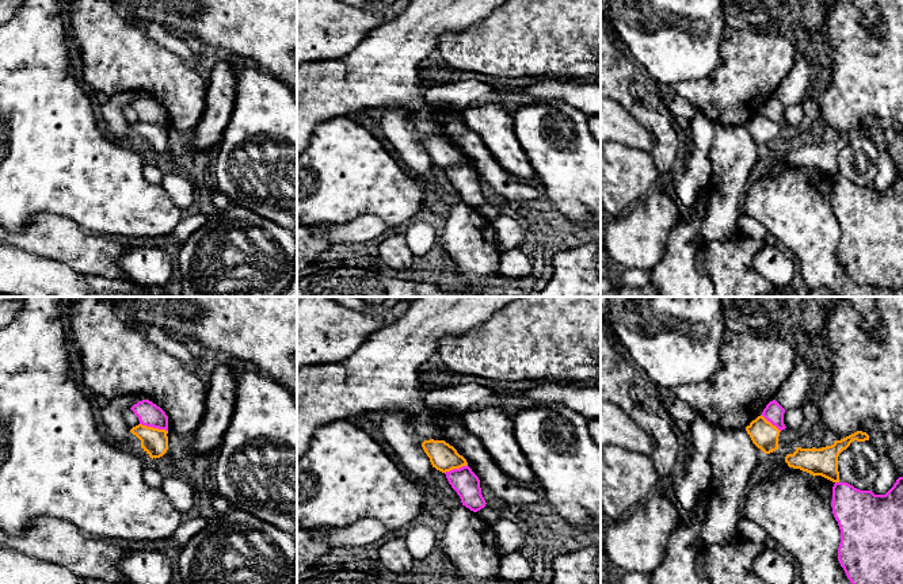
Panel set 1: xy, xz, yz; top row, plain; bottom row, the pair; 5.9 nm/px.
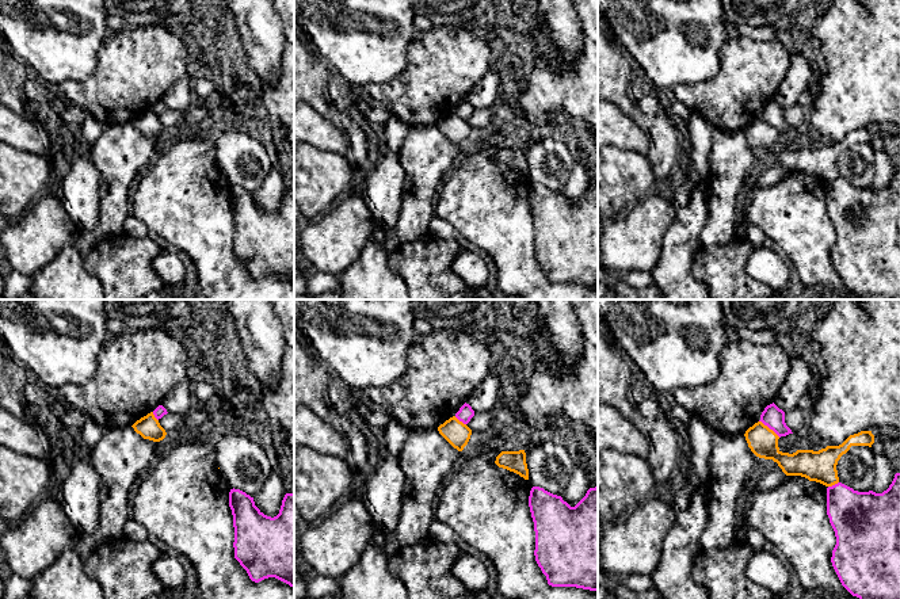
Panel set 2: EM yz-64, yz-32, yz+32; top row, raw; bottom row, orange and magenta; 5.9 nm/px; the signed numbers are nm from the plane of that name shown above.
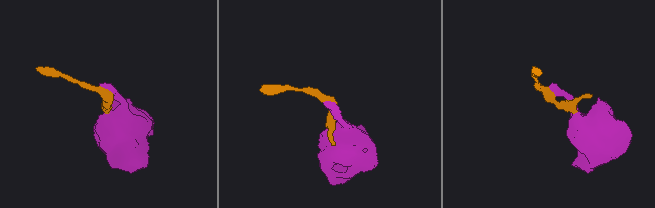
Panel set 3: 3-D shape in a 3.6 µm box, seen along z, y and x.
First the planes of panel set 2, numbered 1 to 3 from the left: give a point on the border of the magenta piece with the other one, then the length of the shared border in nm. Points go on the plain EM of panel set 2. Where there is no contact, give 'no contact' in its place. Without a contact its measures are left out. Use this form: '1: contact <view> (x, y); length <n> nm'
1: contact yz-64 (153, 113); length 70 nm
2: contact yz-32 (458, 117); length 90 nm
3: contact yz+32 (769, 125); length 160 nm

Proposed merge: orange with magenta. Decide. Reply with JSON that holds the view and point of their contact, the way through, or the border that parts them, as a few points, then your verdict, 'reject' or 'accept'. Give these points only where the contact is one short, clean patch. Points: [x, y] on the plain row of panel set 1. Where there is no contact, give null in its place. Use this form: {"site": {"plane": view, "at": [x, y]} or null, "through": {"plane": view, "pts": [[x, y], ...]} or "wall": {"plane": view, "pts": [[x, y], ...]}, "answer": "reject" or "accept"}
{"site": {"plane": "xy", "at": [152, 123]}, "wall": {"plane": "xy", "pts": [[140, 119], [167, 128]]}, "answer": "reject"}

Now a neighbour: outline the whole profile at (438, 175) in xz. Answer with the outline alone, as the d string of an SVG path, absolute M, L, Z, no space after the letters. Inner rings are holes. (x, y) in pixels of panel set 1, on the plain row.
M435 164L431 167L430 183L441 186L453 198L454 202L462 201L460 192L449 180L446 171L437 167Z

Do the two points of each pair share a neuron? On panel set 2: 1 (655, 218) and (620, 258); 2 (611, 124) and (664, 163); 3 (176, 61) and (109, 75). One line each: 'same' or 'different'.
1: same
2: different
3: same

